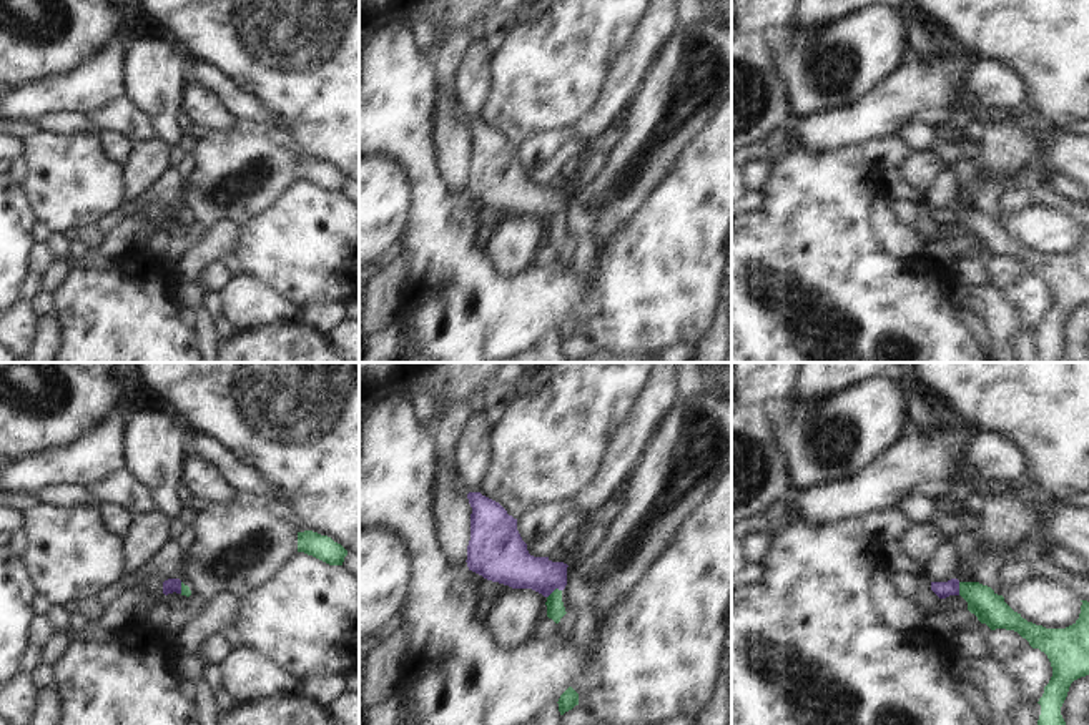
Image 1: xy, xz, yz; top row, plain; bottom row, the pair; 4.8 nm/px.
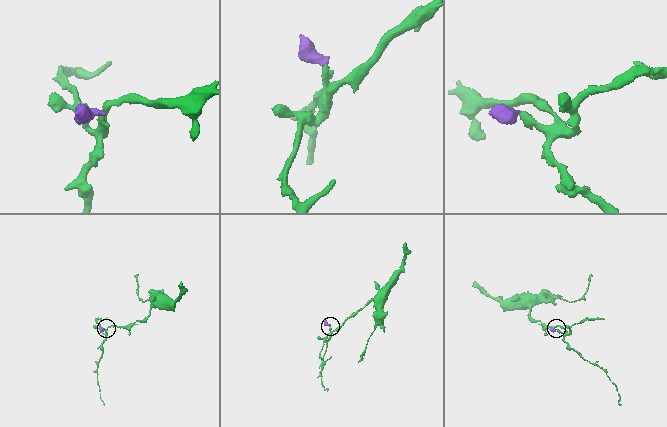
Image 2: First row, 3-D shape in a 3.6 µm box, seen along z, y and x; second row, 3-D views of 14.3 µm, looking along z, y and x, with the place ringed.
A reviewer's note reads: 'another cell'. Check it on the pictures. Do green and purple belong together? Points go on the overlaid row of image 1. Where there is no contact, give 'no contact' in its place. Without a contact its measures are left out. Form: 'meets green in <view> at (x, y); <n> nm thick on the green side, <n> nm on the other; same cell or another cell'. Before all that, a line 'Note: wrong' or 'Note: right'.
Note: wrong
meets green in xz at (554, 591); 90 nm thick on the green side, 200 nm on the other; same cell

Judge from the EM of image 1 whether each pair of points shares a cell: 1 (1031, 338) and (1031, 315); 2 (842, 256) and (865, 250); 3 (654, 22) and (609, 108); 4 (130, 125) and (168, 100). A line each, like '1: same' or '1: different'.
1: different
2: same
3: same
4: different

